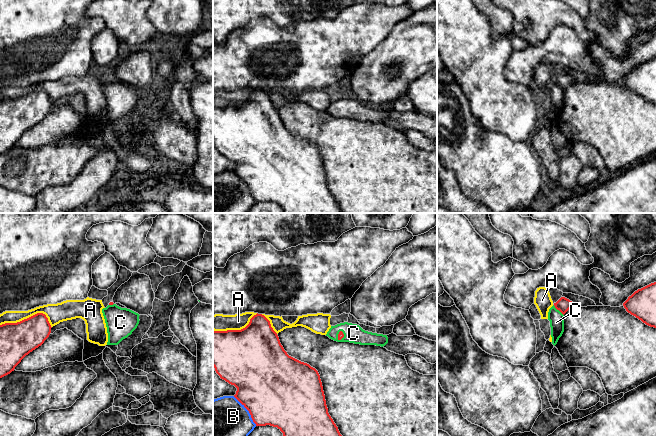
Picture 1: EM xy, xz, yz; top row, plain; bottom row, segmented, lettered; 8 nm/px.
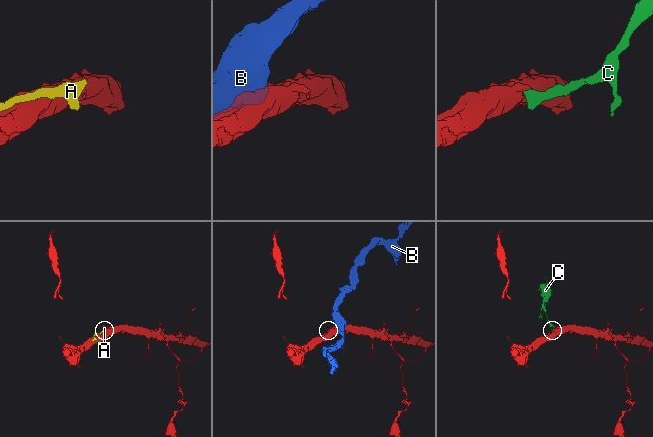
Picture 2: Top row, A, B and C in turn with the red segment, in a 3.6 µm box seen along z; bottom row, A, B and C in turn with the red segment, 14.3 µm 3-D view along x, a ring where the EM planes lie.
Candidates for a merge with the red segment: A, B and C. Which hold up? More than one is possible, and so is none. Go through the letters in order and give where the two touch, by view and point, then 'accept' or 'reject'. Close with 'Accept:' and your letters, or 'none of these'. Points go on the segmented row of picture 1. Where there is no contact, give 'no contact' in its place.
A: xy (29, 317) | reject
B: xz (248, 410) | reject
C: yz (558, 309) | accept
Accept: C

